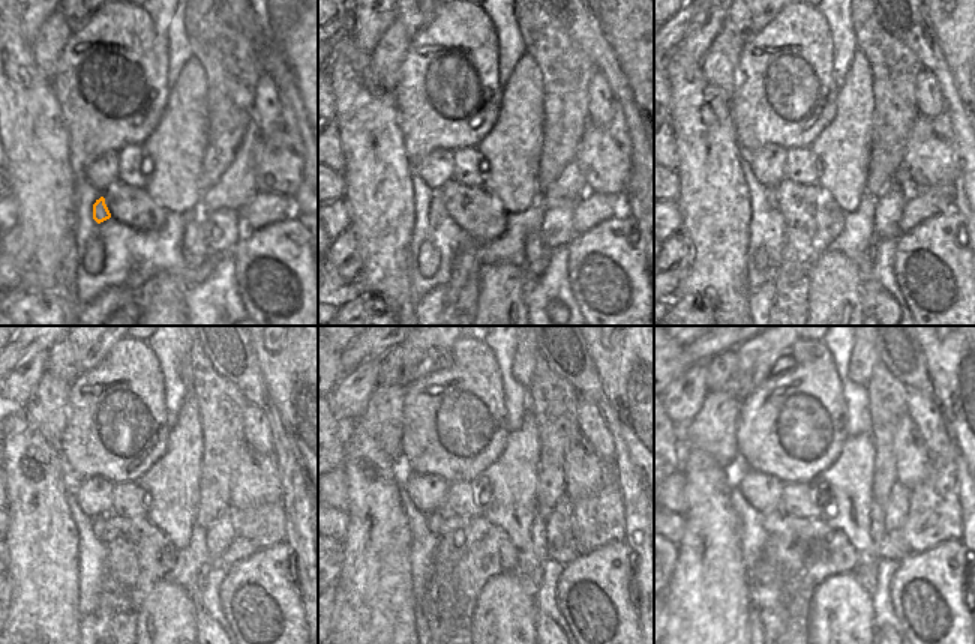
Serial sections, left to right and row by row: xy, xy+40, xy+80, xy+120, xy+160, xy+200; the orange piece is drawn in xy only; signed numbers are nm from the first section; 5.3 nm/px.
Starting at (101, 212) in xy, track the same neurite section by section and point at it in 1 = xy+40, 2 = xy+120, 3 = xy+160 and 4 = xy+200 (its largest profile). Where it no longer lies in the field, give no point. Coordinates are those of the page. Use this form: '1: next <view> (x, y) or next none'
1: next xy+40 (437, 204)
2: next xy+120 (98, 523)
3: next xy+160 (434, 521)
4: next xy+200 (770, 521)

